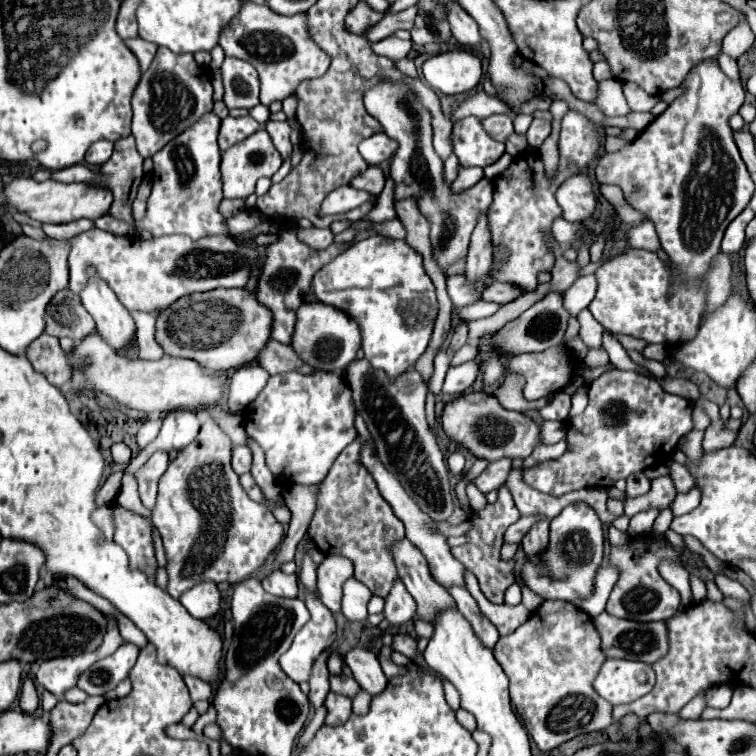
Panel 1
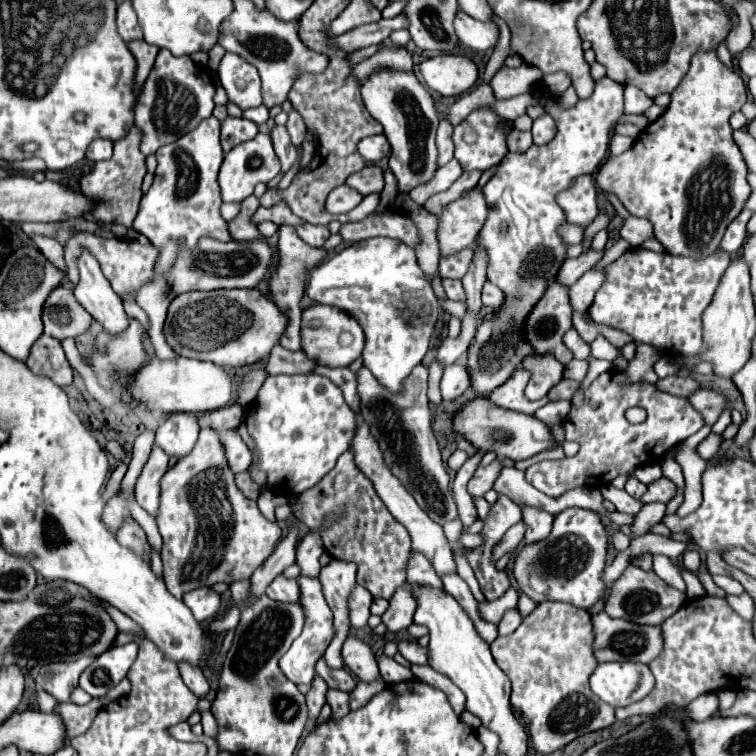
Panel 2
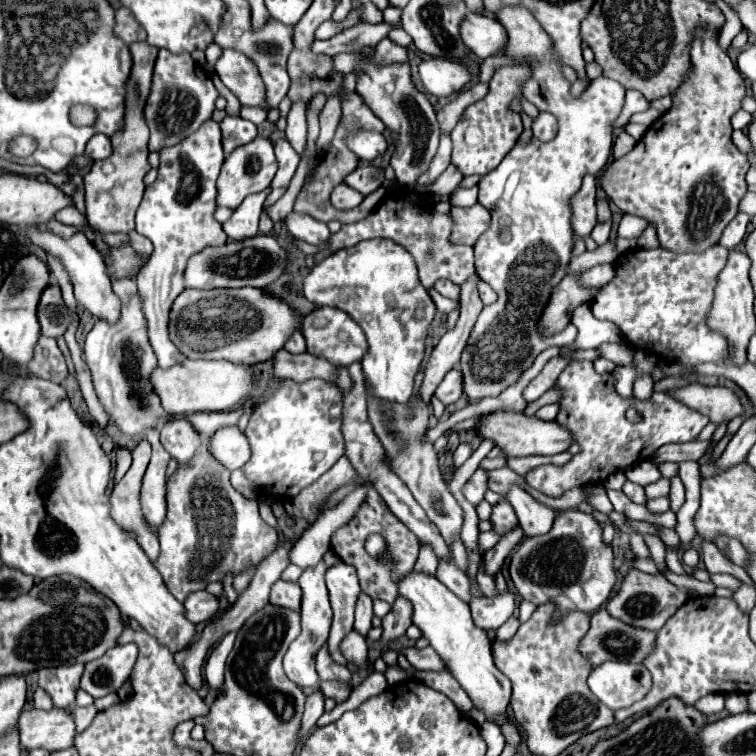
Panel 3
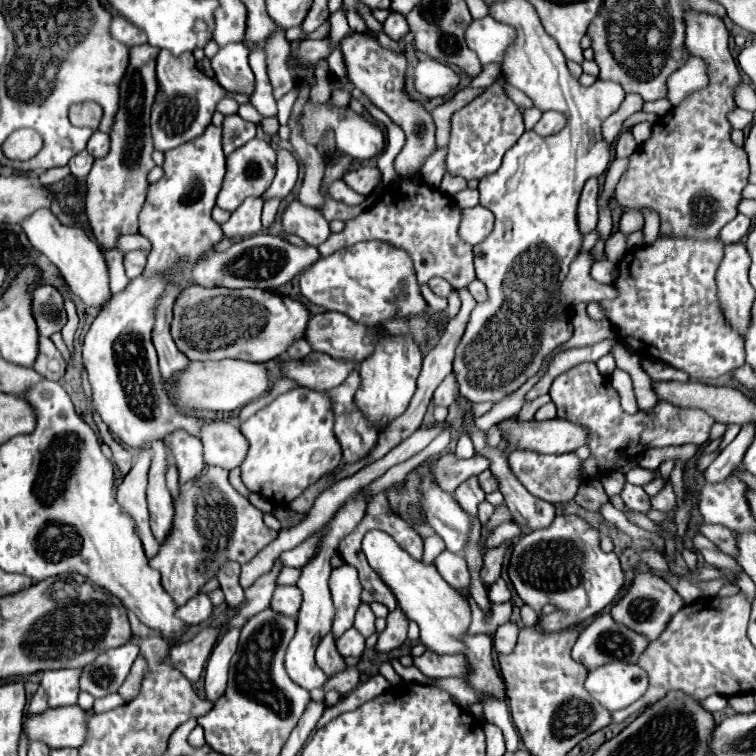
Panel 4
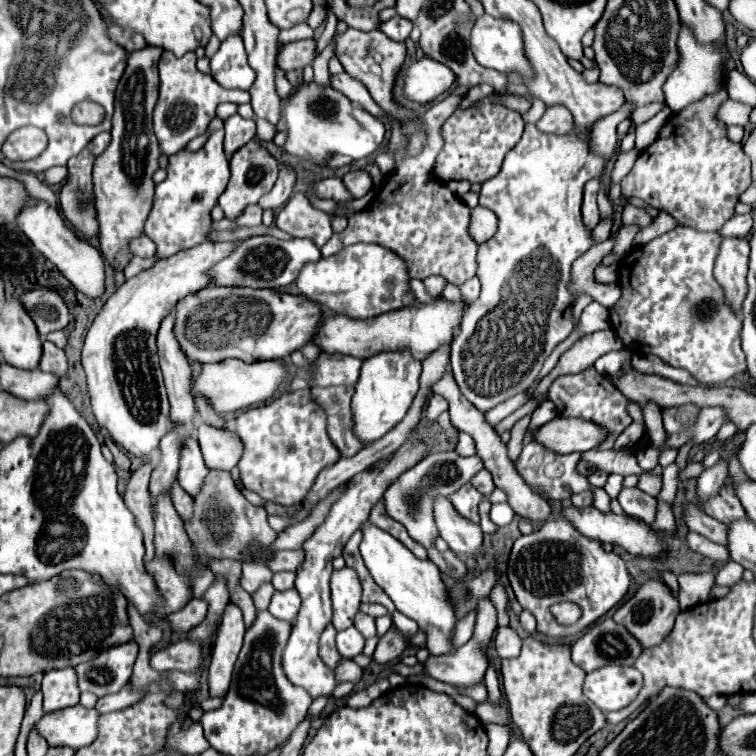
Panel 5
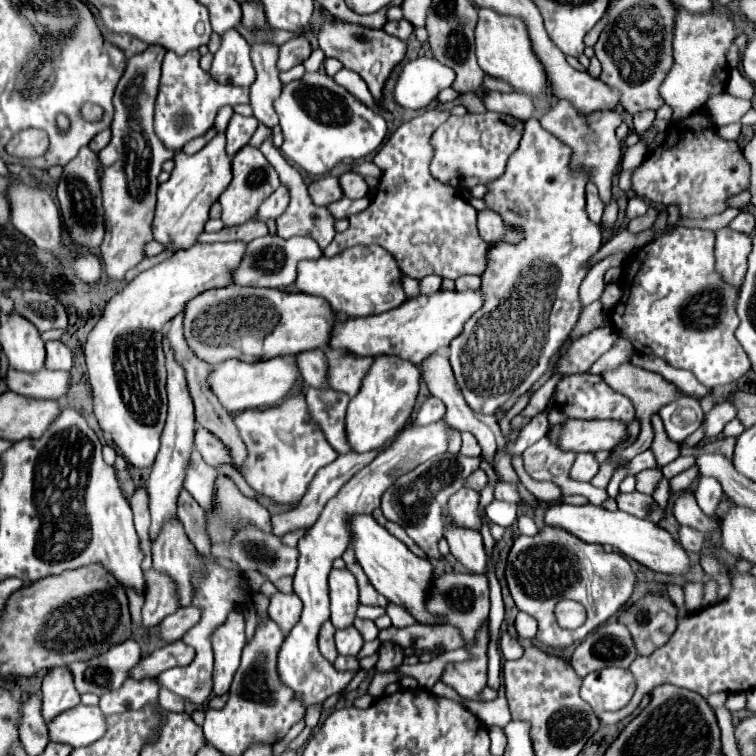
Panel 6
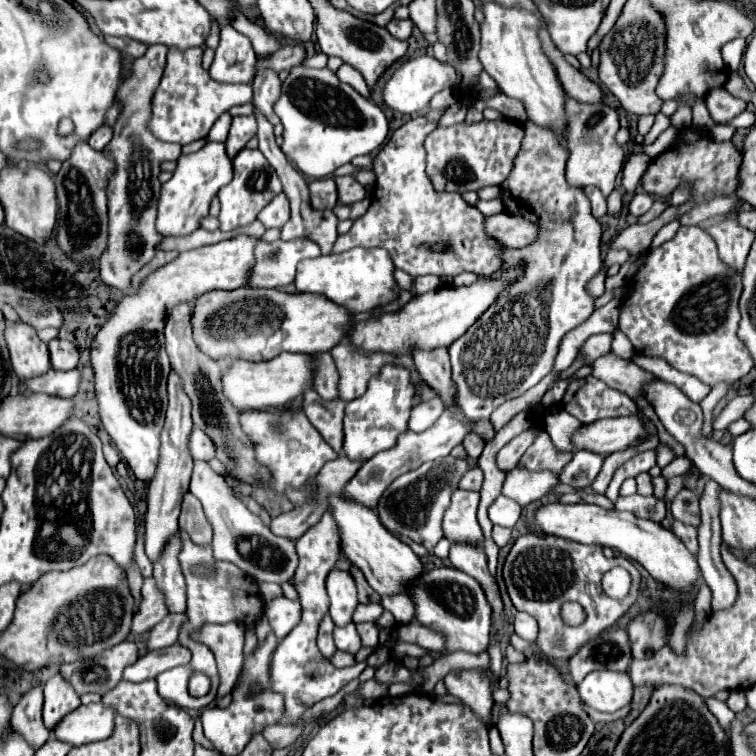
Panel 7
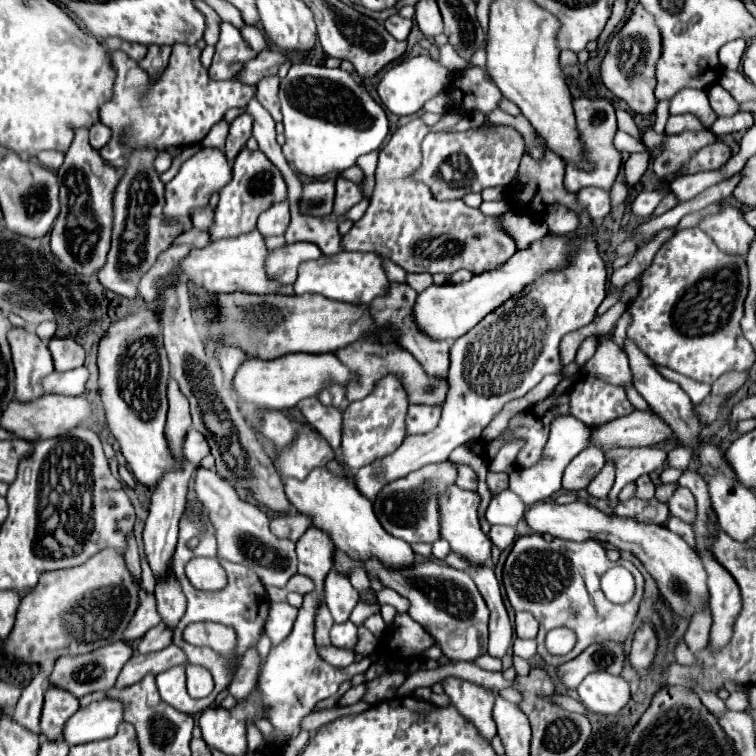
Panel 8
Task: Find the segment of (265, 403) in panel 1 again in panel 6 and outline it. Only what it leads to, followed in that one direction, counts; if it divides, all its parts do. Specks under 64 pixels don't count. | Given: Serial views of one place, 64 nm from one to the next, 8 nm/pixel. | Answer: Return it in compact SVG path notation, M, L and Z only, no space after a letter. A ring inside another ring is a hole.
M304 396L286 398L282 404L272 406L268 410L256 408L240 412L236 414L234 422L248 448L242 476L254 492L264 494L280 504L298 504L308 484L312 482L312 476L324 464L330 464L338 458L316 422L310 420Z

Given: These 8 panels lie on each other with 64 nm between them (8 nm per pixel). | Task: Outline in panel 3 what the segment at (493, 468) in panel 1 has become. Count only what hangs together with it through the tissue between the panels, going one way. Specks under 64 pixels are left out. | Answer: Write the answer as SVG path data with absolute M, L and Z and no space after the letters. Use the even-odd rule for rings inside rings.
M476 470L470 480L464 484L462 488L462 494L464 498L472 504L472 506L478 506L482 500L484 500L484 492L486 492L486 470Z

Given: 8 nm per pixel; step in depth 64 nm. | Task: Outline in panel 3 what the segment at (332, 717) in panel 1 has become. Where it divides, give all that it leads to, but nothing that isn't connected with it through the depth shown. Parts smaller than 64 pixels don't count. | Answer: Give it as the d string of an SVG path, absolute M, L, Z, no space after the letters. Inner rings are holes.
M330 680L330 682L320 682L320 692L324 694L324 696L330 696L330 698L334 698L336 702L344 702L346 698L348 698L348 694L350 694L350 690L352 690L352 686L348 684L348 682L340 682L340 680Z

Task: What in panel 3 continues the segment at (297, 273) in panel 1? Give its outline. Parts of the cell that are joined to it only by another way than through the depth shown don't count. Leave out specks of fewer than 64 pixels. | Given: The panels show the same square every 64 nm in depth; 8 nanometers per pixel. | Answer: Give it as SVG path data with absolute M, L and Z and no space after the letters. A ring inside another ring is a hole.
M294 332L294 334L292 334L292 338L286 342L284 350L292 352L292 354L302 354L302 352L306 352L306 342L304 342L302 332Z

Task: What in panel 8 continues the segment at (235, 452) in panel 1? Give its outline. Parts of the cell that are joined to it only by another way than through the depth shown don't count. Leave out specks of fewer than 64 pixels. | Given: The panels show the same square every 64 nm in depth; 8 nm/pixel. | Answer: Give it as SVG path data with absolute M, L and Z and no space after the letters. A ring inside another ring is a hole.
M190 428L188 434L186 434L186 438L184 438L182 452L184 452L186 460L198 464L198 462L200 462L200 460L210 452L210 450L208 450L208 442L204 440L204 436L202 436L198 430Z

